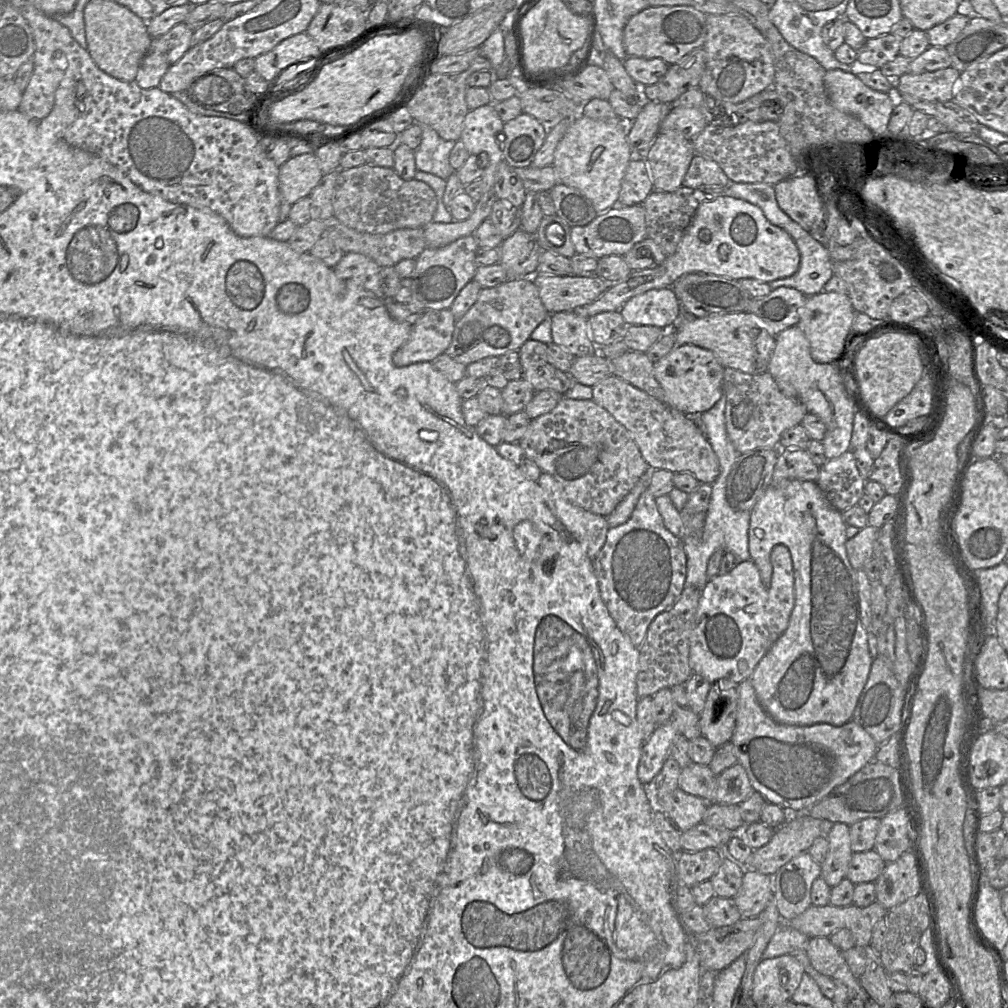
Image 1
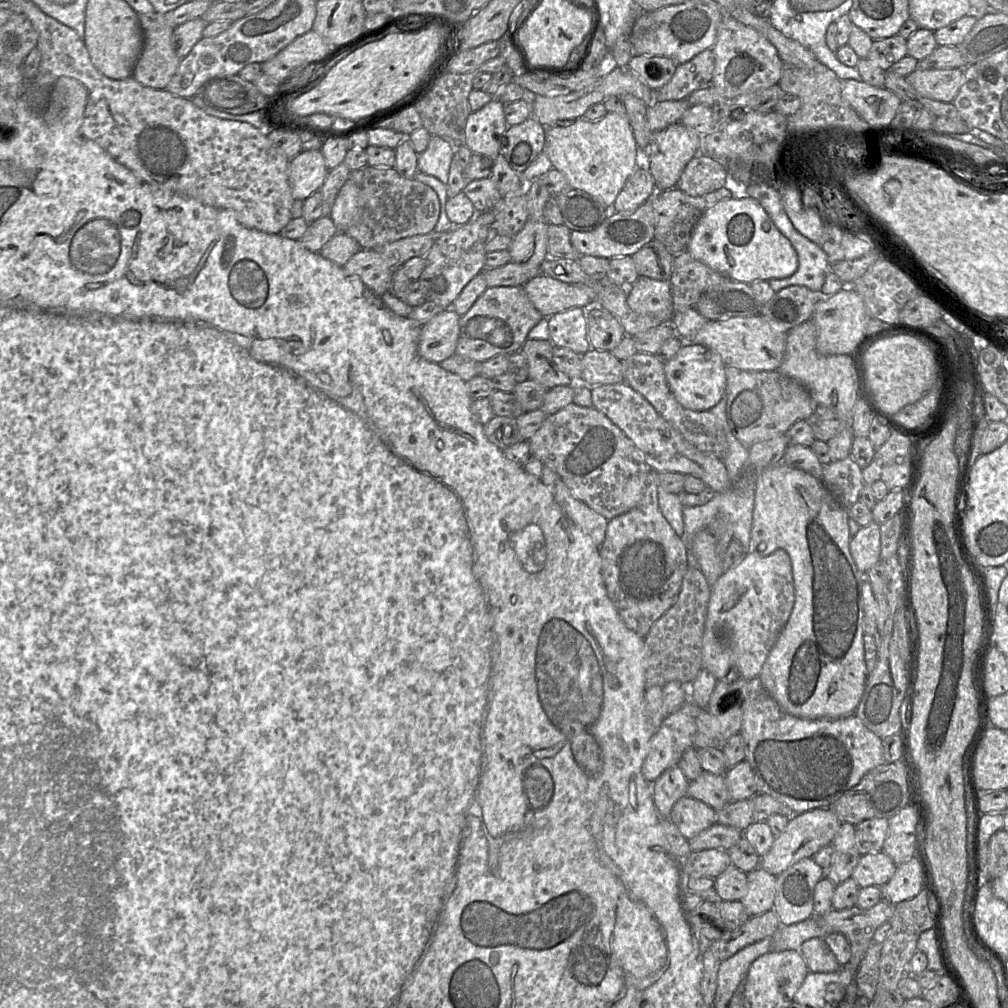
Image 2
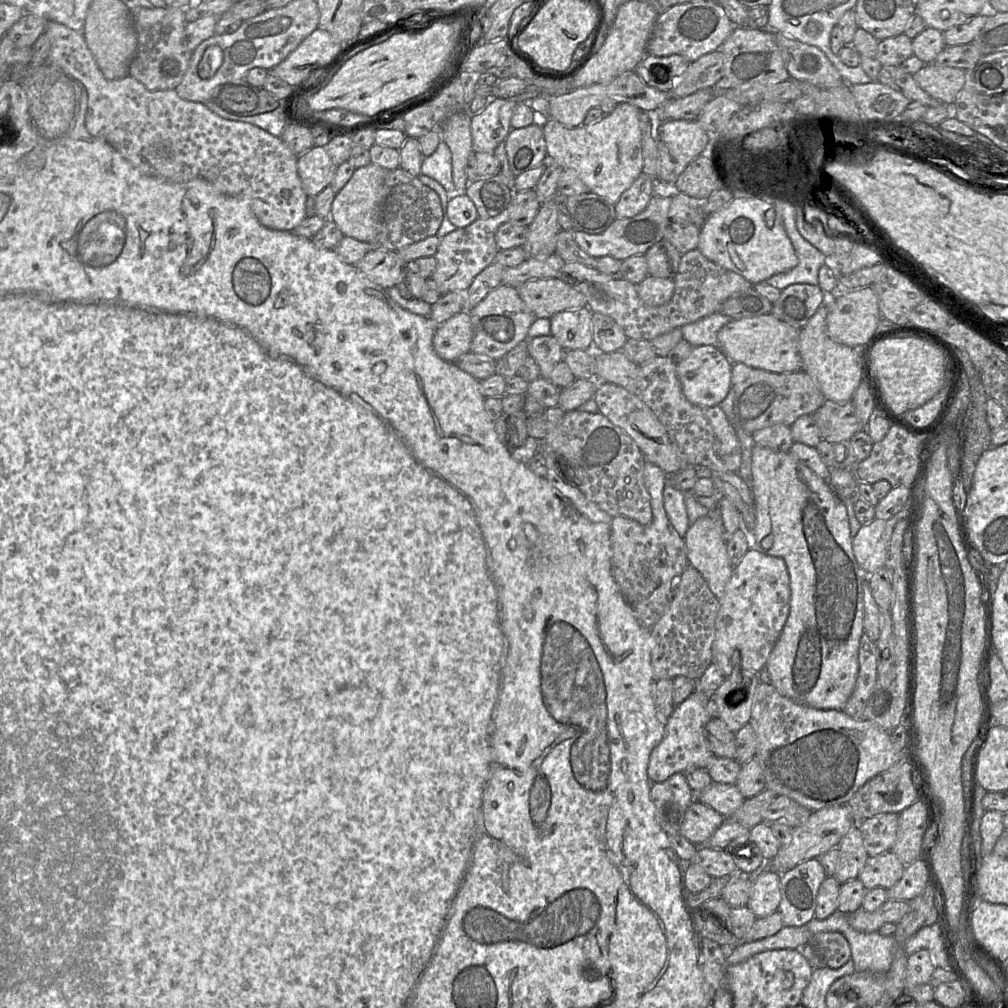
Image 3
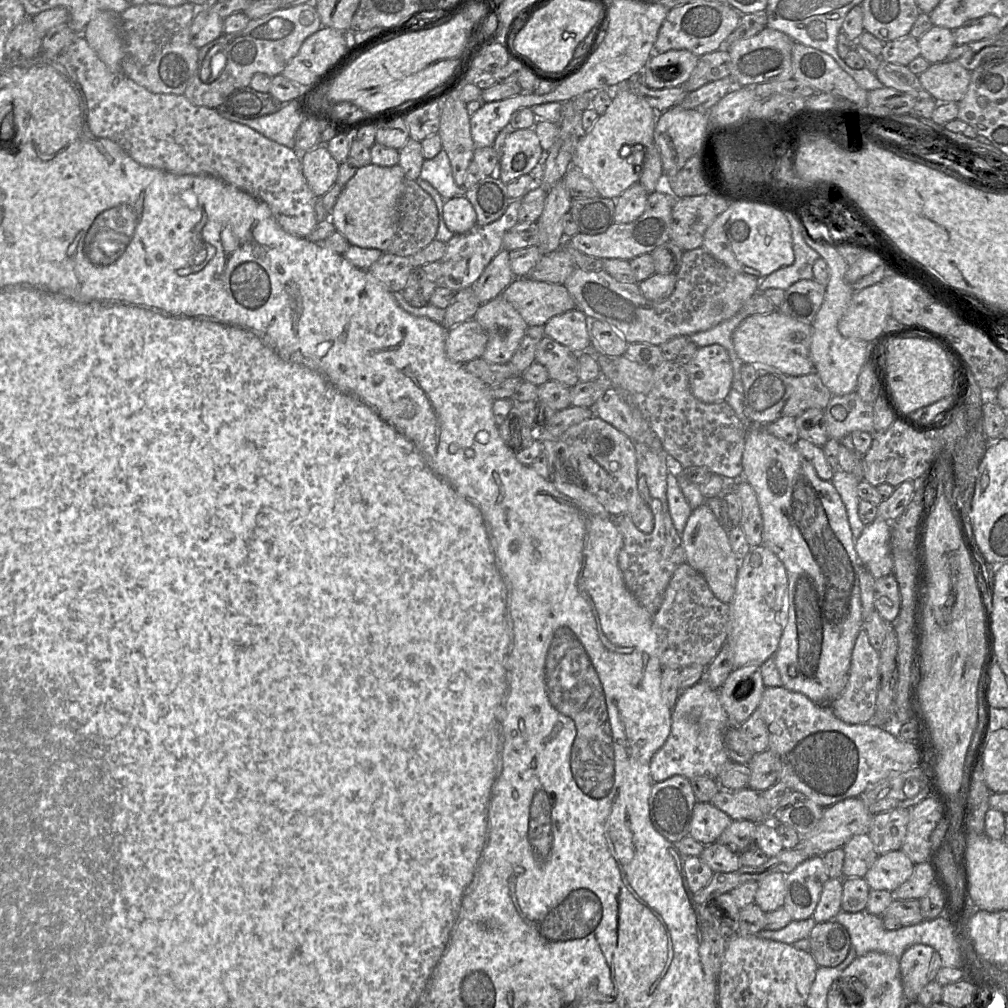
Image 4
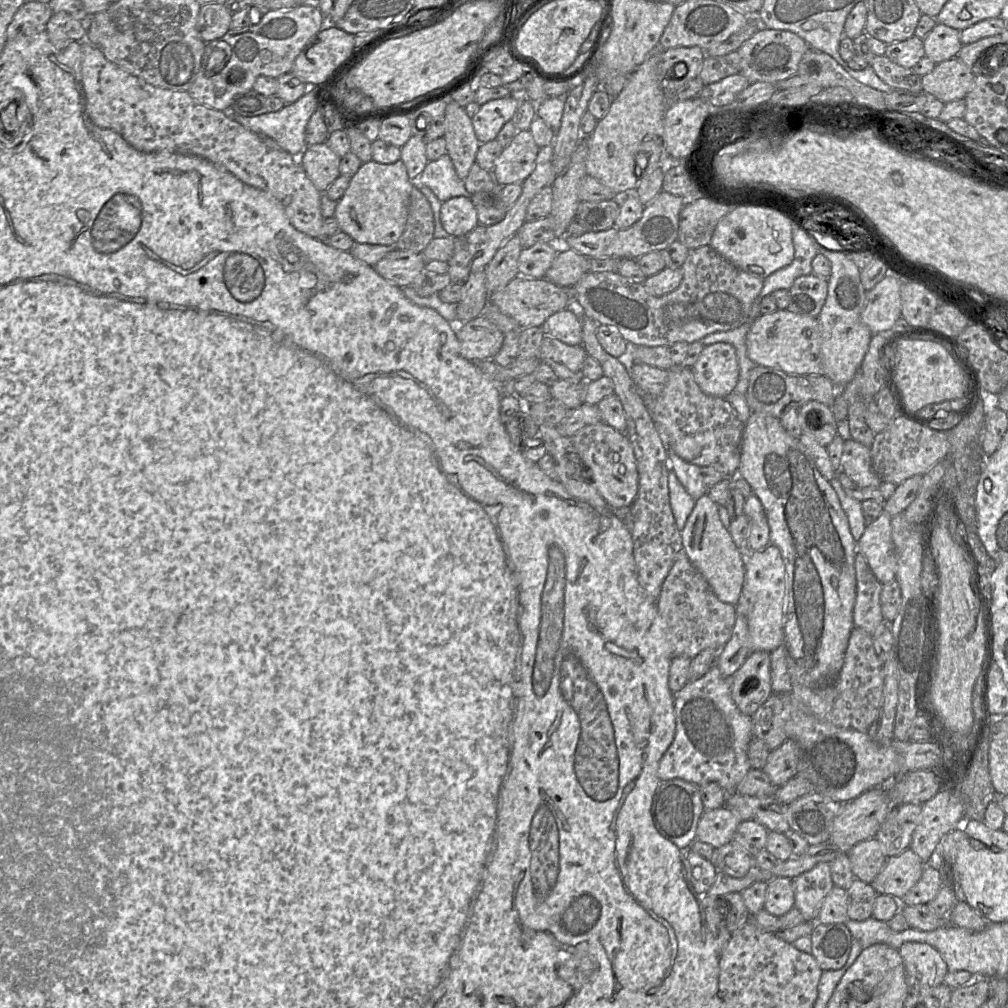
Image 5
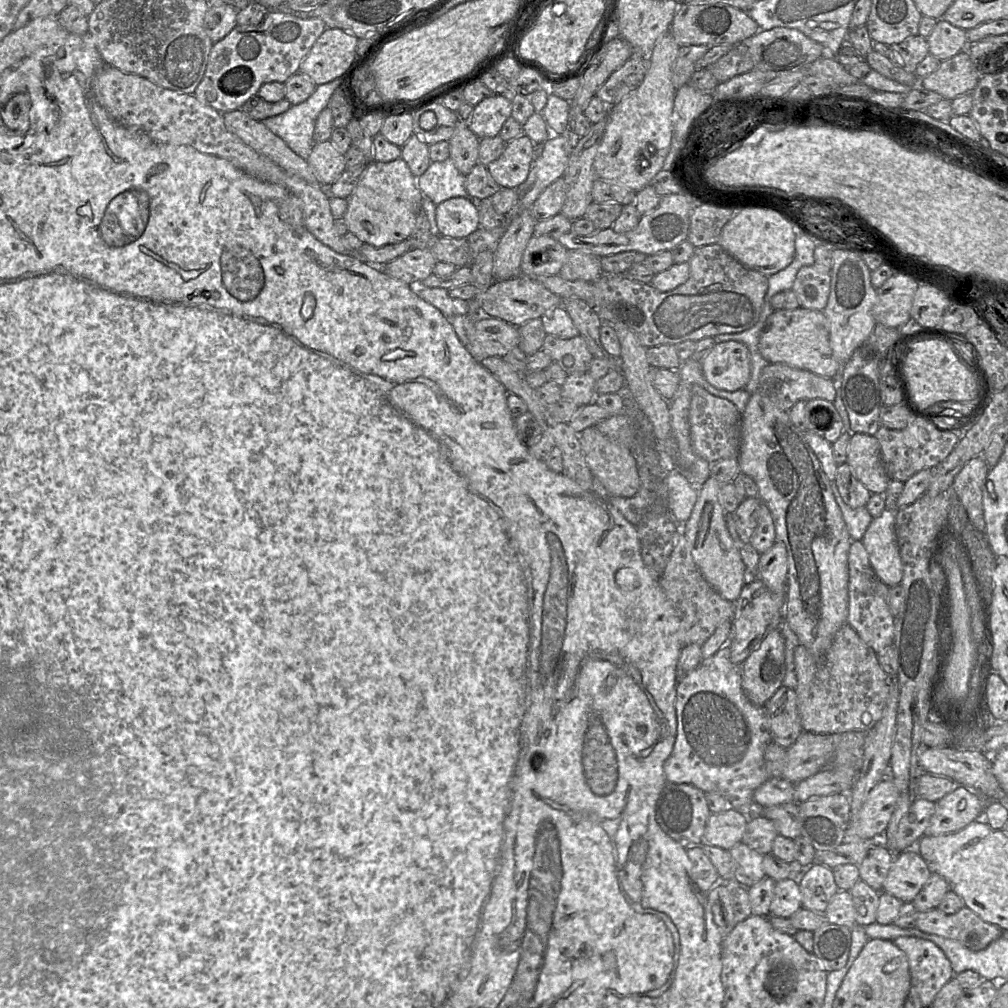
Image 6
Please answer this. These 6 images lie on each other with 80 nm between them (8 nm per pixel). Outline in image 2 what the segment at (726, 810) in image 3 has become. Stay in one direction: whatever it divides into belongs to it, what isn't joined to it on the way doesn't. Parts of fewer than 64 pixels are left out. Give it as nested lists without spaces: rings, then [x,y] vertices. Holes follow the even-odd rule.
[[[703,771],[695,780],[689,781],[687,796],[698,799],[715,811],[731,802],[724,776]]]

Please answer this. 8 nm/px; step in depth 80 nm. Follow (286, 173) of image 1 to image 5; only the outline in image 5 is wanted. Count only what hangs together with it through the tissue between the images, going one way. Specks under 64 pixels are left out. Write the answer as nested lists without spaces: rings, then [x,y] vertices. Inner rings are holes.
[[[325,142],[306,146],[297,158],[308,178],[321,193],[340,175],[341,157]]]

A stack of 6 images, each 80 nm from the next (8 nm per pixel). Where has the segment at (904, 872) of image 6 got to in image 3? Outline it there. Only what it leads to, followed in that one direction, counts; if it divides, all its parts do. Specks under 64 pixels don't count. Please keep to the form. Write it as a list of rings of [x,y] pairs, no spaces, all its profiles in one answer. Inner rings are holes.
[[[893,852],[869,856],[858,878],[865,888],[889,889],[902,877],[906,865]]]

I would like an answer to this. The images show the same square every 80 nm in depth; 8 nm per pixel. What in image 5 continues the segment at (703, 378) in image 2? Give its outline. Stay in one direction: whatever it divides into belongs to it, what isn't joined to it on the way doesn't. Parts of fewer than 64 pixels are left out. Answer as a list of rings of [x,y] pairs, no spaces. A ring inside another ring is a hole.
[[[724,342],[705,346],[690,369],[700,389],[719,398],[734,391],[740,374],[735,348]]]

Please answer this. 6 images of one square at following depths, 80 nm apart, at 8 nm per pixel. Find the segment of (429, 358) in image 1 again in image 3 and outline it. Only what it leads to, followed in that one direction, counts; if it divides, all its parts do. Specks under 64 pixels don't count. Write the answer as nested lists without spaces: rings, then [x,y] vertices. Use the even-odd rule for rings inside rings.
[[[462,311],[437,327],[433,337],[433,348],[441,359],[454,362],[470,352],[472,337],[469,311]]]

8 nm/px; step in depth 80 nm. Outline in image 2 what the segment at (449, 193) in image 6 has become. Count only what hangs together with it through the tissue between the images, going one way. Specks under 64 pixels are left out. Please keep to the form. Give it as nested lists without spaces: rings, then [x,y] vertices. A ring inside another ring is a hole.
[[[431,135],[427,148],[418,154],[418,171],[438,178],[446,185],[453,155],[452,142],[440,136]]]

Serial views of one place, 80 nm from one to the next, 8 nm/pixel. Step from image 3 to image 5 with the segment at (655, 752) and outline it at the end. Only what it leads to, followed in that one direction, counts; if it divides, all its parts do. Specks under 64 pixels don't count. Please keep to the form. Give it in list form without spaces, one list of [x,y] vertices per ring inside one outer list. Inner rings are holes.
[[[714,664],[709,671],[694,682],[686,685],[674,695],[675,736],[659,761],[657,775],[659,780],[682,779],[697,786],[714,782],[727,795],[734,794],[737,785],[752,768],[747,751],[752,735],[752,718],[743,714],[735,705],[731,696],[730,678],[725,678]]]

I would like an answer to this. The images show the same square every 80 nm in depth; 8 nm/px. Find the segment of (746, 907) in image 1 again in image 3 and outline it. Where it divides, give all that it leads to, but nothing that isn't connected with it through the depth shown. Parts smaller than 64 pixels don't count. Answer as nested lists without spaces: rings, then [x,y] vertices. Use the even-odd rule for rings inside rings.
[[[761,869],[755,875],[748,876],[752,876],[752,888],[747,907],[757,917],[777,911],[781,900],[781,874],[772,869]]]

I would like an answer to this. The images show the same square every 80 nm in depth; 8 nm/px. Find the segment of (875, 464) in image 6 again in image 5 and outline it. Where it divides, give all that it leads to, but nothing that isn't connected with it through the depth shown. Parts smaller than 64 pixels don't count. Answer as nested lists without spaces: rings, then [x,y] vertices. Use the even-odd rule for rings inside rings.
[[[852,438],[844,443],[840,468],[861,487],[879,488],[882,484],[872,465],[870,447]]]

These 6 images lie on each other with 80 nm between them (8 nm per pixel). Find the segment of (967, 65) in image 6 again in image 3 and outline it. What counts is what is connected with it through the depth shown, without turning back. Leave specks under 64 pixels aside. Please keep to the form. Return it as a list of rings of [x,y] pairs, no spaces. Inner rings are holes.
[[[925,64],[913,76],[916,83],[930,96],[946,104],[953,104],[965,84],[966,70]]]

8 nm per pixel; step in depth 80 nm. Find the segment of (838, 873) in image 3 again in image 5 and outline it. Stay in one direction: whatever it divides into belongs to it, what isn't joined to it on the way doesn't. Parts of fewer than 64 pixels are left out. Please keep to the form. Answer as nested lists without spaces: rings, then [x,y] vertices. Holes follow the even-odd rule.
[[[875,837],[858,842],[847,854],[854,878],[869,884],[884,868],[888,858]]]

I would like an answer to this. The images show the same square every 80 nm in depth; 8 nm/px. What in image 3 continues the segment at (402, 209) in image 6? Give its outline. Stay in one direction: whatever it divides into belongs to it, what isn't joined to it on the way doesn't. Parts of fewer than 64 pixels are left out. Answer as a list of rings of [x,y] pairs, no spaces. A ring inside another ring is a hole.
[[[372,163],[356,168],[348,182],[336,193],[329,218],[344,236],[367,243],[376,242],[376,236],[381,231],[383,201],[386,196],[385,177],[388,171]]]

